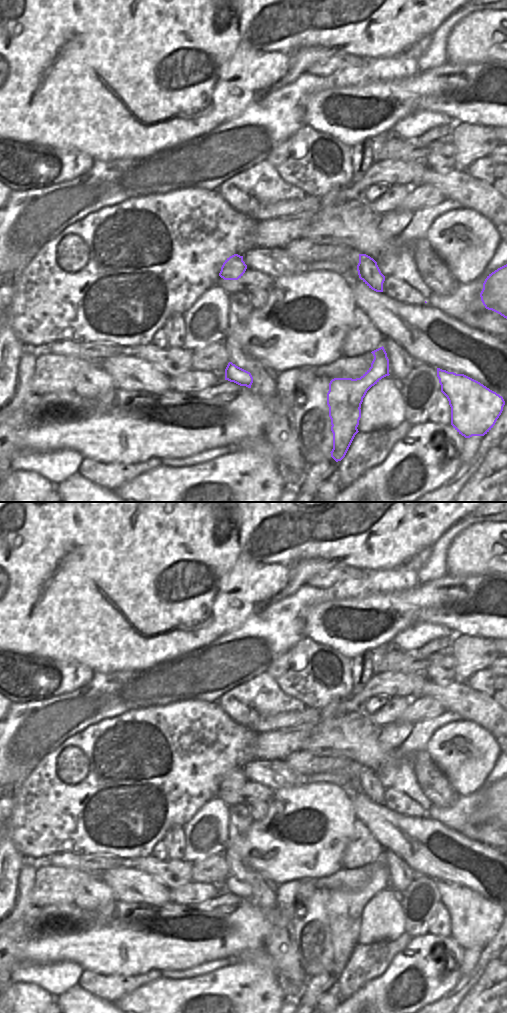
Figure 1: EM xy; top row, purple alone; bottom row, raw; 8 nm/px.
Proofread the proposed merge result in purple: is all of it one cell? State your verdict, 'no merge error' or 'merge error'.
merge error

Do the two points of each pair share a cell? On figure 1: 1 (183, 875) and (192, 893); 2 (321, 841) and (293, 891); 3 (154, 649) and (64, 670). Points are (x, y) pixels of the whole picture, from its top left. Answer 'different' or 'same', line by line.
1: different
2: different
3: different

